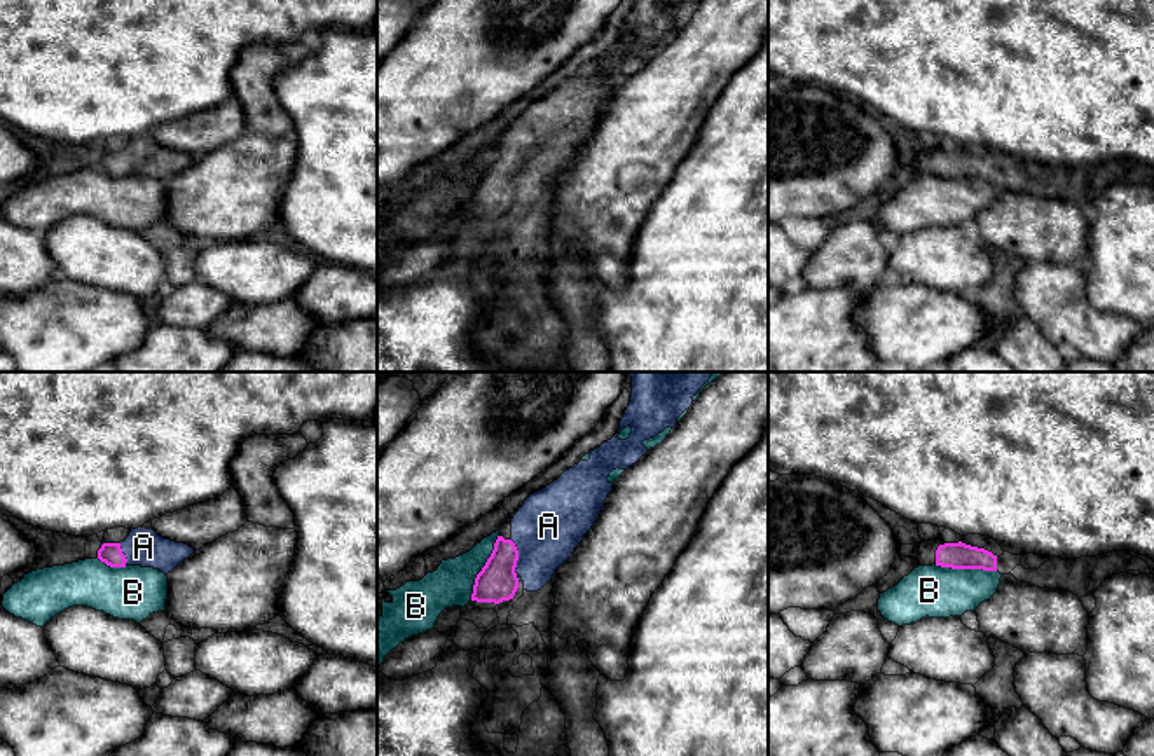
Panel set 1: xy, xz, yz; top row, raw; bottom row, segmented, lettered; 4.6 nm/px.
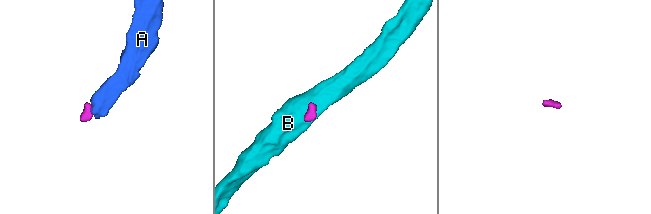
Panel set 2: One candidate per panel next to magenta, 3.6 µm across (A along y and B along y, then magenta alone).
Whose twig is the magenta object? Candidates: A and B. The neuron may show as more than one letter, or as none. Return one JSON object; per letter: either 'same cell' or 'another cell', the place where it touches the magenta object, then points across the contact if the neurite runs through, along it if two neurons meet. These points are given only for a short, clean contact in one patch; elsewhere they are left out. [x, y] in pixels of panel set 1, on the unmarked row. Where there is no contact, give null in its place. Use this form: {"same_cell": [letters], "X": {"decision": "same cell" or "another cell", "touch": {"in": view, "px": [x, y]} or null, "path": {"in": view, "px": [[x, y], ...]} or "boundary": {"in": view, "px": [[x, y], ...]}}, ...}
{"same_cell": ["A"], "A": {"decision": "same cell", "touch": {"in": "xz", "px": [517, 166]}, "path": {"in": "xz", "px": [[496, 191], [517, 166], [549, 135]]}}, "B": {"decision": "another cell", "touch": {"in": "xz", "px": [482, 177]}, "boundary": {"in": "xz", "px": [[500, 144], [491, 164], [475, 187], [470, 208]]}}}

